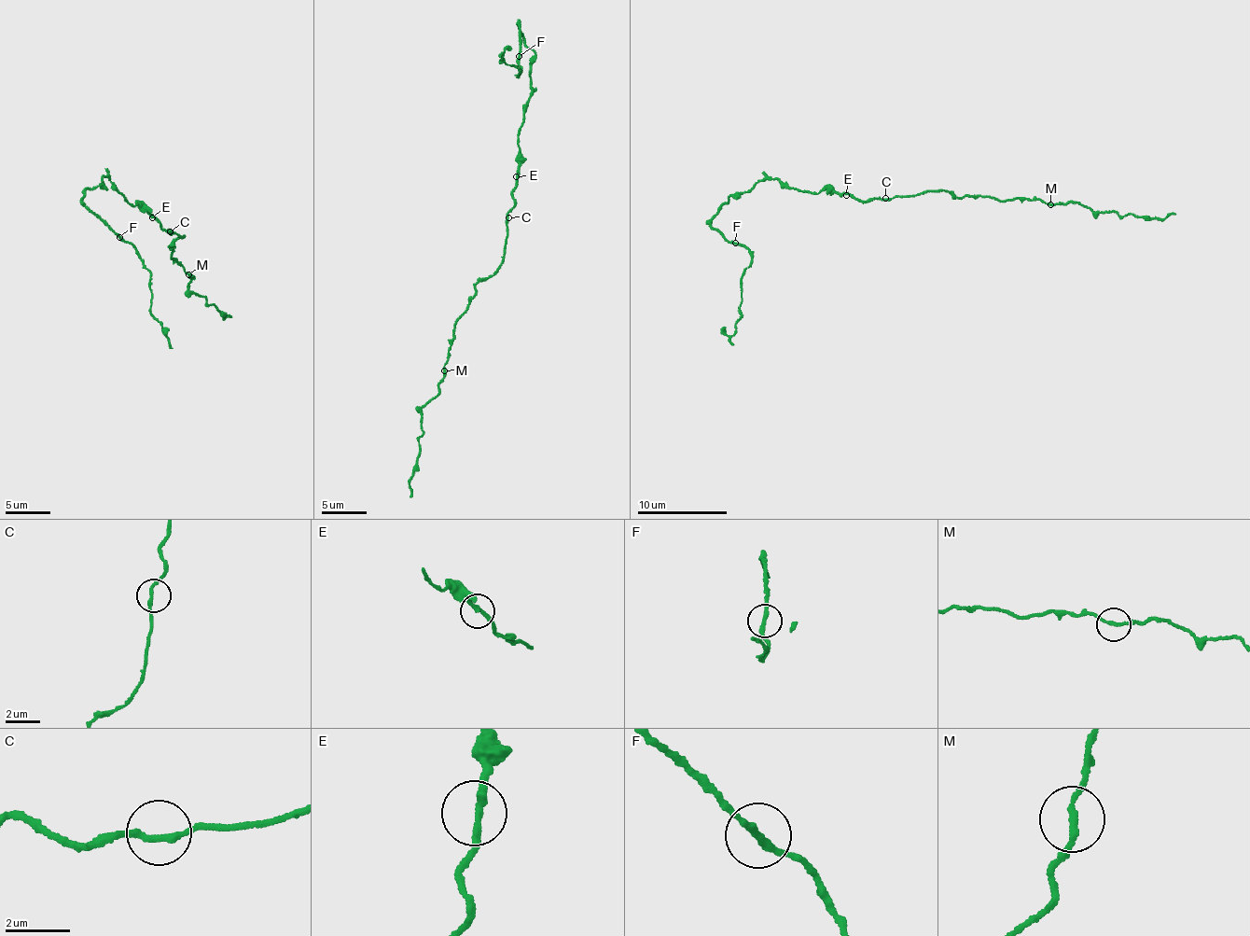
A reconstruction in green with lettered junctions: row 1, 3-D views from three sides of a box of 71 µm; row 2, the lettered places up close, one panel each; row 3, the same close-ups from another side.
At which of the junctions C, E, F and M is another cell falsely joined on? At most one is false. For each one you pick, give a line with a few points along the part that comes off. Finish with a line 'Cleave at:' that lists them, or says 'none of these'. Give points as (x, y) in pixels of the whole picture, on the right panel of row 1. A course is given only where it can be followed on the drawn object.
Cleave at: none of these

